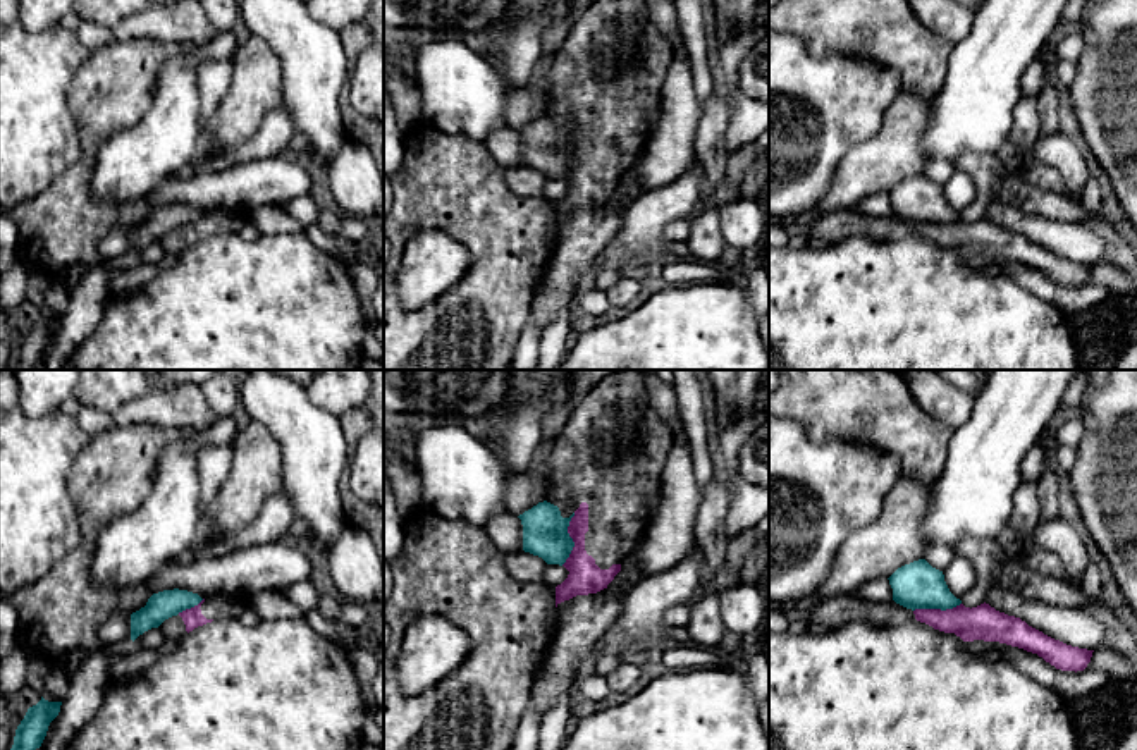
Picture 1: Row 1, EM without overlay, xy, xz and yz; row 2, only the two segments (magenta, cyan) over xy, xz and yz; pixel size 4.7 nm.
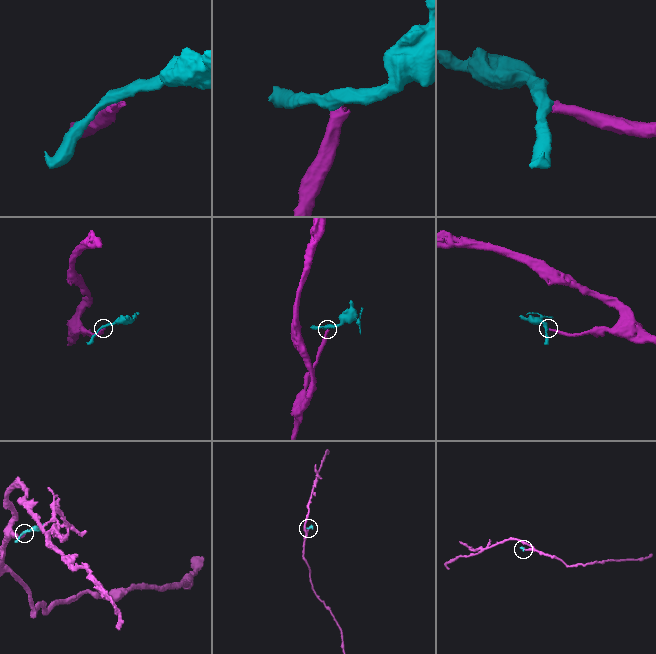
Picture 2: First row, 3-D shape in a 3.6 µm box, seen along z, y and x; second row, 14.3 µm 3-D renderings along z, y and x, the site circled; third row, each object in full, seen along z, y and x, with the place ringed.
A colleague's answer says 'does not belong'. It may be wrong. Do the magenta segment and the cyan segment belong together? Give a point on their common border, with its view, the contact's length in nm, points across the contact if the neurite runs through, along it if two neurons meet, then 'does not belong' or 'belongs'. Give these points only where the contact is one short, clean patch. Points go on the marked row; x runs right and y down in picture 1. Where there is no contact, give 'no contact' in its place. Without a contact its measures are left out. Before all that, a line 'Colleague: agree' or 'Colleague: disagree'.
Colleague: agree
meets magenta in xz at (571, 537); contact 260 nm long; border along xz (575, 513), (568, 527), (573, 549), (561, 565); does not belong

